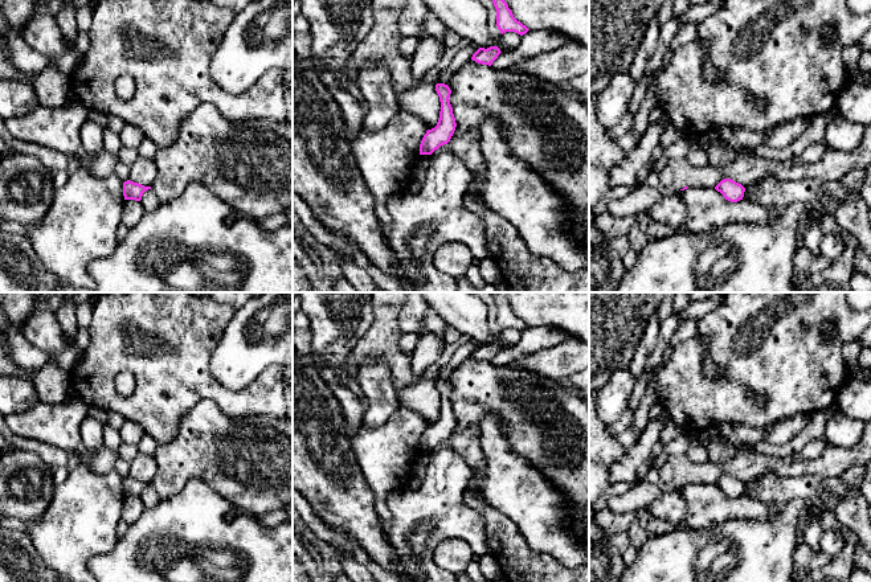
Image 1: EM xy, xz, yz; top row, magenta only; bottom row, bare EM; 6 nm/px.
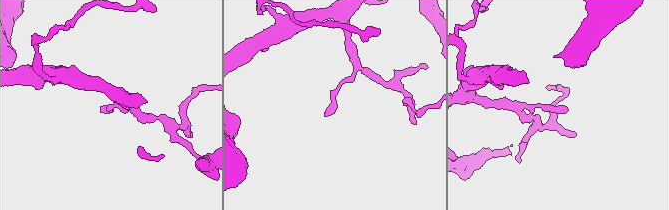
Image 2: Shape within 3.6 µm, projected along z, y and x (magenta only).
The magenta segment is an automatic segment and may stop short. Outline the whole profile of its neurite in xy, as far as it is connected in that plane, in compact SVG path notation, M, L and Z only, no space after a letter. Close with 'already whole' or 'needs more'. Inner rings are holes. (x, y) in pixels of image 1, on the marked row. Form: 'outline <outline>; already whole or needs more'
outline M139 156L130 167L128 180L123 183L124 200L140 201L156 179L158 169L154 159Z; needs more

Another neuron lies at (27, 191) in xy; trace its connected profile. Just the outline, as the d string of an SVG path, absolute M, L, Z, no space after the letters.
M12 152L0 160L0 220L38 225L54 192L53 172L37 157Z

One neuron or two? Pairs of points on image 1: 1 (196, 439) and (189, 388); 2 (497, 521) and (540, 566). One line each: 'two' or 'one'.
1: two
2: one

